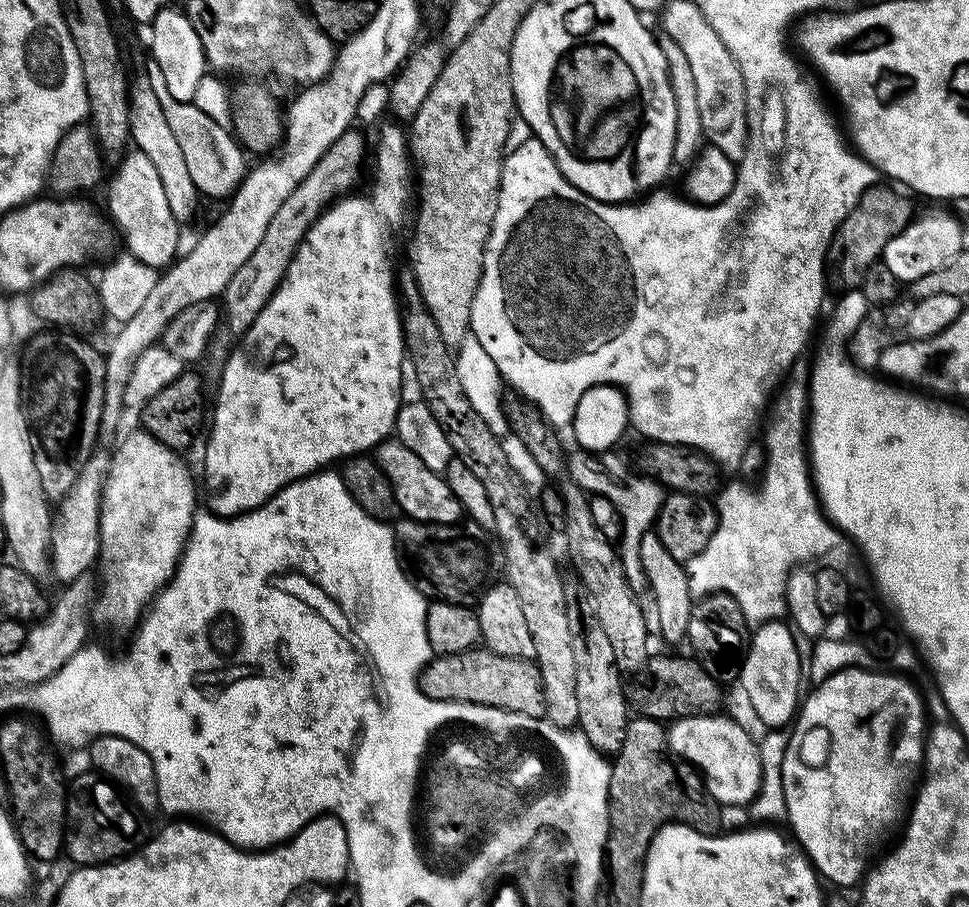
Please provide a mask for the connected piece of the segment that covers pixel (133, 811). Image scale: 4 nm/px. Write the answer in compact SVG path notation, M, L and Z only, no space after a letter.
M87 770L76 781L71 781L68 805L64 811L63 851L76 866L110 864L127 858L144 847L149 839L145 813L118 790L107 776Z

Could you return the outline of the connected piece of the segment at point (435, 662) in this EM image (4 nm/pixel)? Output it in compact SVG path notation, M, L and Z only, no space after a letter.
M477 646L462 654L436 656L424 666L419 681L422 694L435 700L449 700L455 704L481 704L539 718L545 715L544 686L539 667L531 659L500 656L487 646Z

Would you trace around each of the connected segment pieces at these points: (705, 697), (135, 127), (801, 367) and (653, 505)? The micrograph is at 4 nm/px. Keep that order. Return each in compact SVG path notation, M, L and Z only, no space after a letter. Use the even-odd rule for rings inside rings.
M656 654L649 655L646 665L646 673L648 677L645 678L644 684L640 684L636 689L631 689L630 700L636 708L641 717L649 720L659 720L661 722L675 722L686 718L687 716L711 716L719 713L720 708L720 688L722 688L721 681L716 680L700 665L700 661L695 658L684 656L656 656Z
M144 74L138 76L137 80L132 80L130 84L128 126L131 143L142 154L146 154L146 158L150 158L150 162L154 162L154 167L158 170L158 178L162 178L162 191L166 194L166 202L170 202L170 210L174 214L174 218L181 222L187 222L196 208L198 191L194 182L191 181L182 150L170 130L169 123L166 122L165 115L162 114L162 108L151 90L150 82Z
M801 358L792 365L790 371L787 373L786 379L783 381L782 387L775 393L774 399L770 404L770 411L766 416L766 423L764 428L764 477L760 480L760 488L752 489L748 484L728 484L725 483L718 493L718 499L715 501L716 515L716 529L707 543L706 549L702 554L696 555L694 558L688 560L685 565L687 573L687 582L689 586L690 595L695 599L700 599L706 595L715 595L717 592L724 592L728 596L735 599L736 604L743 612L745 623L752 626L759 626L762 624L773 623L781 619L787 613L787 604L785 602L785 586L788 581L788 575L794 567L811 563L816 558L820 558L830 553L842 541L842 532L833 521L829 520L824 514L824 509L820 507L820 501L816 494L816 489L812 482L810 475L810 465L808 462L808 450L806 447L806 417L808 414L808 377L810 375L810 364L807 359Z
M576 450L576 453L573 456L571 453L566 460L567 479L577 484L583 492L592 496L610 498L610 502L618 506L618 514L622 518L622 534L618 541L622 570L626 570L626 582L630 582L630 590L634 590L634 598L642 610L642 618L646 622L649 633L656 634L660 631L658 603L655 602L655 596L642 566L642 538L653 531L660 508L664 505L666 488L648 474L639 476L628 465L627 458L619 456L618 453L619 451L616 450L598 453Z

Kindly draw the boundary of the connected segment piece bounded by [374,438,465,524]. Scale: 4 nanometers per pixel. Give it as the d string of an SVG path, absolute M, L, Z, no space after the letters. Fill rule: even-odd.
M389 438L376 445L374 449L376 465L390 478L394 486L394 498L398 498L401 513L409 520L426 522L427 524L459 524L465 515L464 507L454 498L447 479L441 473L430 470L410 446L401 440Z

